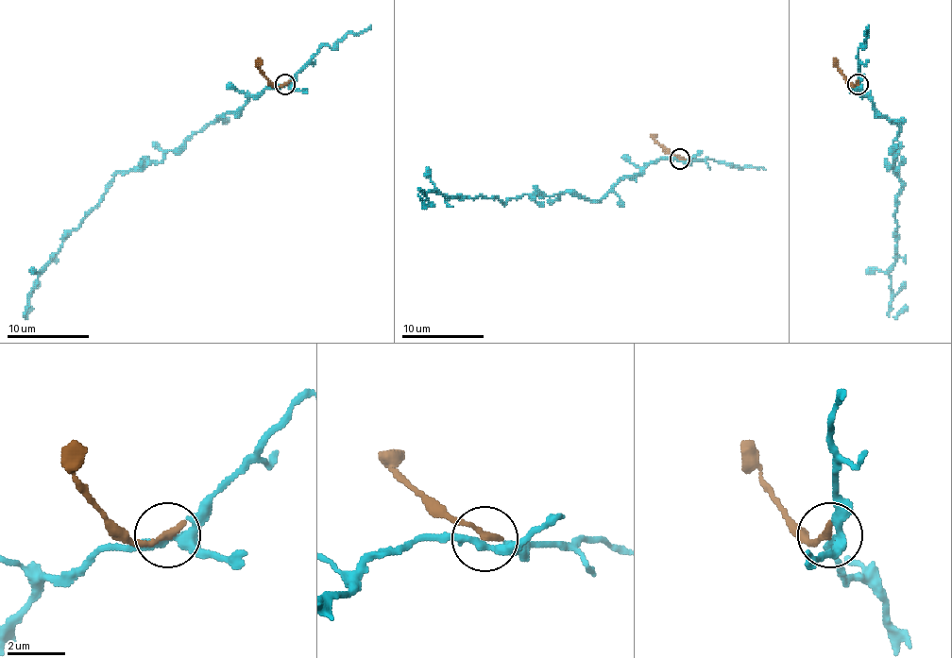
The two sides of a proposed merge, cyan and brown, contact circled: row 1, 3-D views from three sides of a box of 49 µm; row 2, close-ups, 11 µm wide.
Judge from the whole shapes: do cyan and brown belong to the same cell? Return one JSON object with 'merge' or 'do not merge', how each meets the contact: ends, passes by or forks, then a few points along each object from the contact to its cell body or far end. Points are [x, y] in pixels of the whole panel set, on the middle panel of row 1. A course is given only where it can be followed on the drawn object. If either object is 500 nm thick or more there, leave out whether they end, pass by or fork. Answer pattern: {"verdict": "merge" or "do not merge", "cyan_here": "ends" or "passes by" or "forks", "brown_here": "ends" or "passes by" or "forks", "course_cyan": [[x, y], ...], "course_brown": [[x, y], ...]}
{"verdict": "merge", "cyan_here": "forks", "brown_here": "ends", "course_cyan": [[679, 159], [653, 161], [599, 200], [564, 192], [502, 202], [420, 190], [426, 209]], "course_brown": [[679, 159], [671, 155], [653, 134]]}

